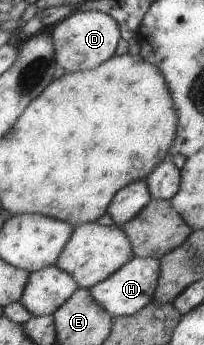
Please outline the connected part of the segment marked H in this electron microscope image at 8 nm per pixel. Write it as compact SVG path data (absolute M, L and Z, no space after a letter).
M133 257L125 266L114 272L90 288L95 302L111 312L114 318L117 316L131 316L143 310L154 301L157 287L161 278L161 260L157 258Z

